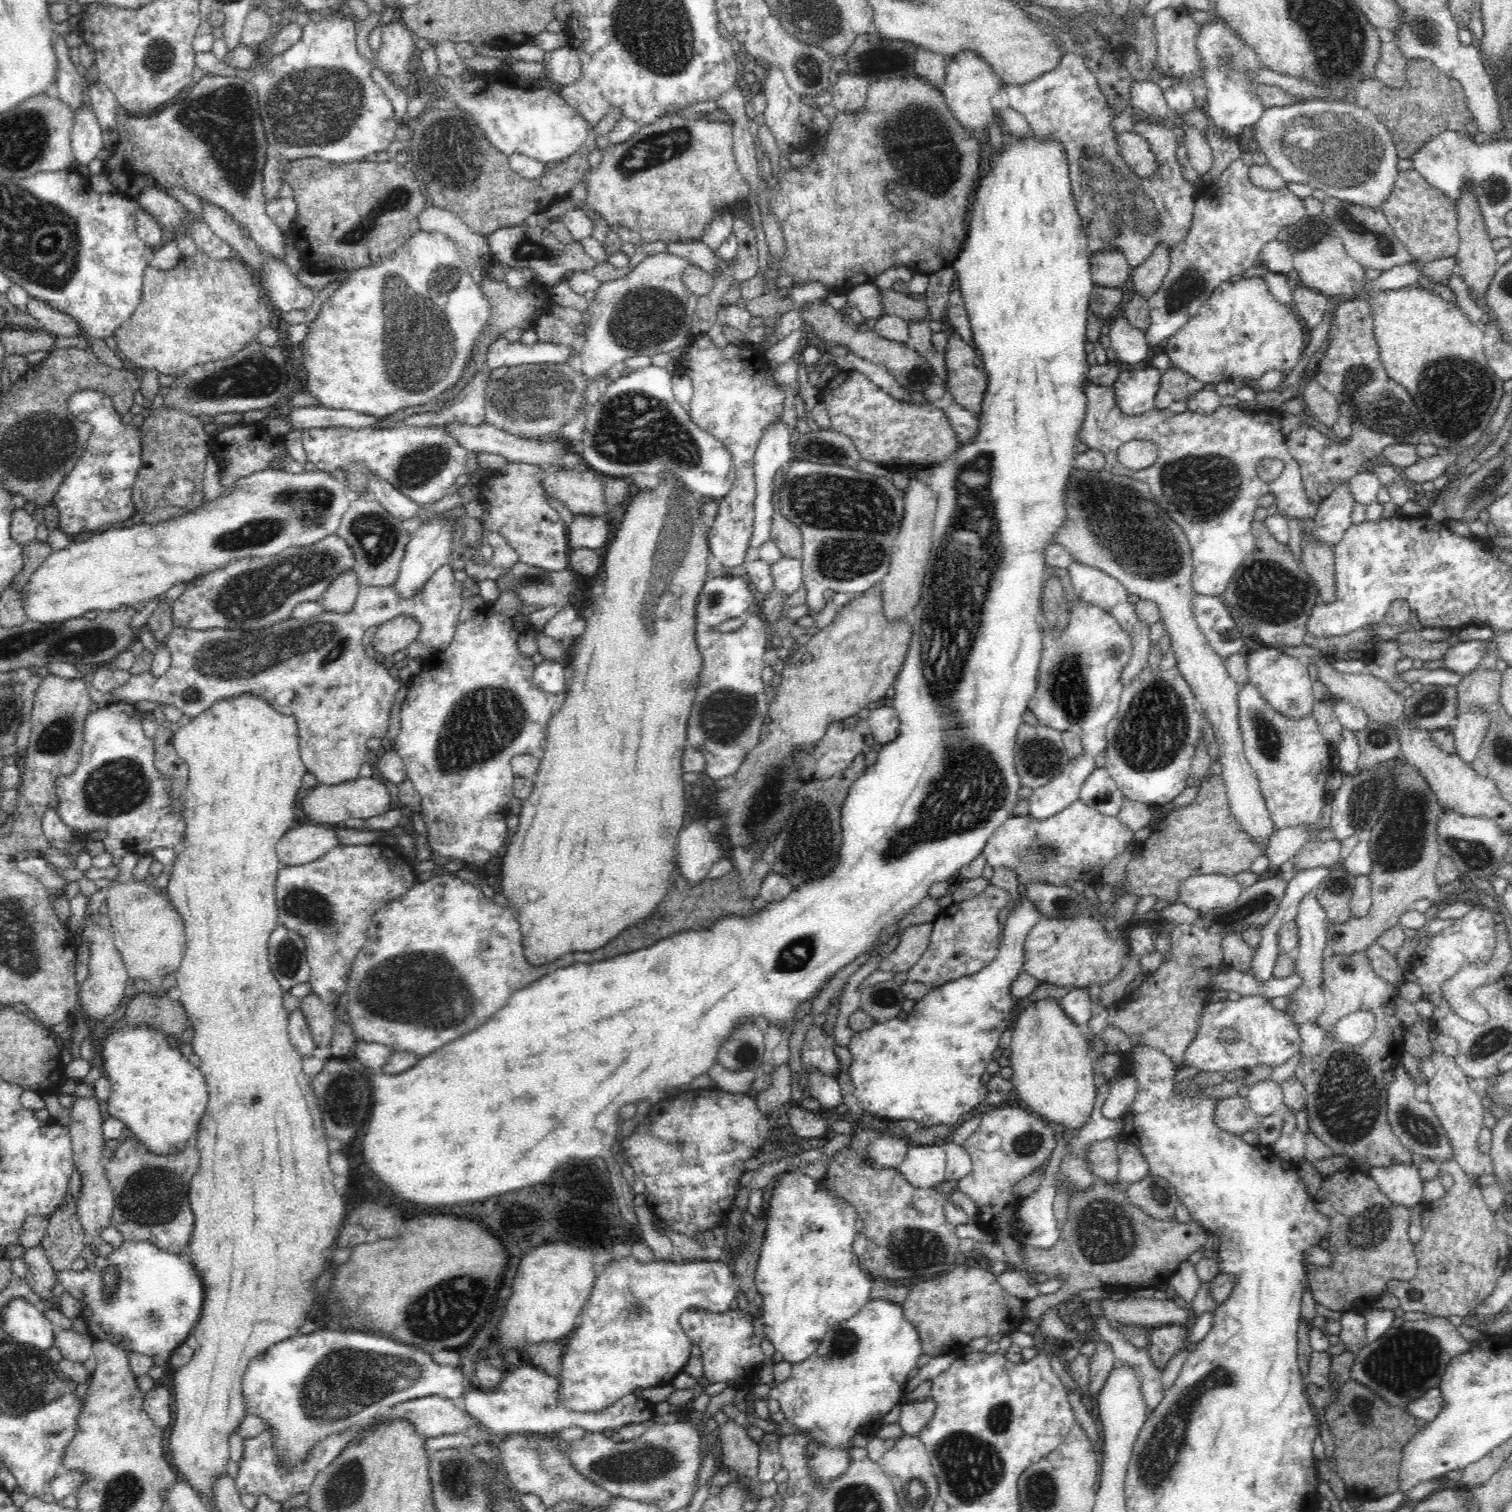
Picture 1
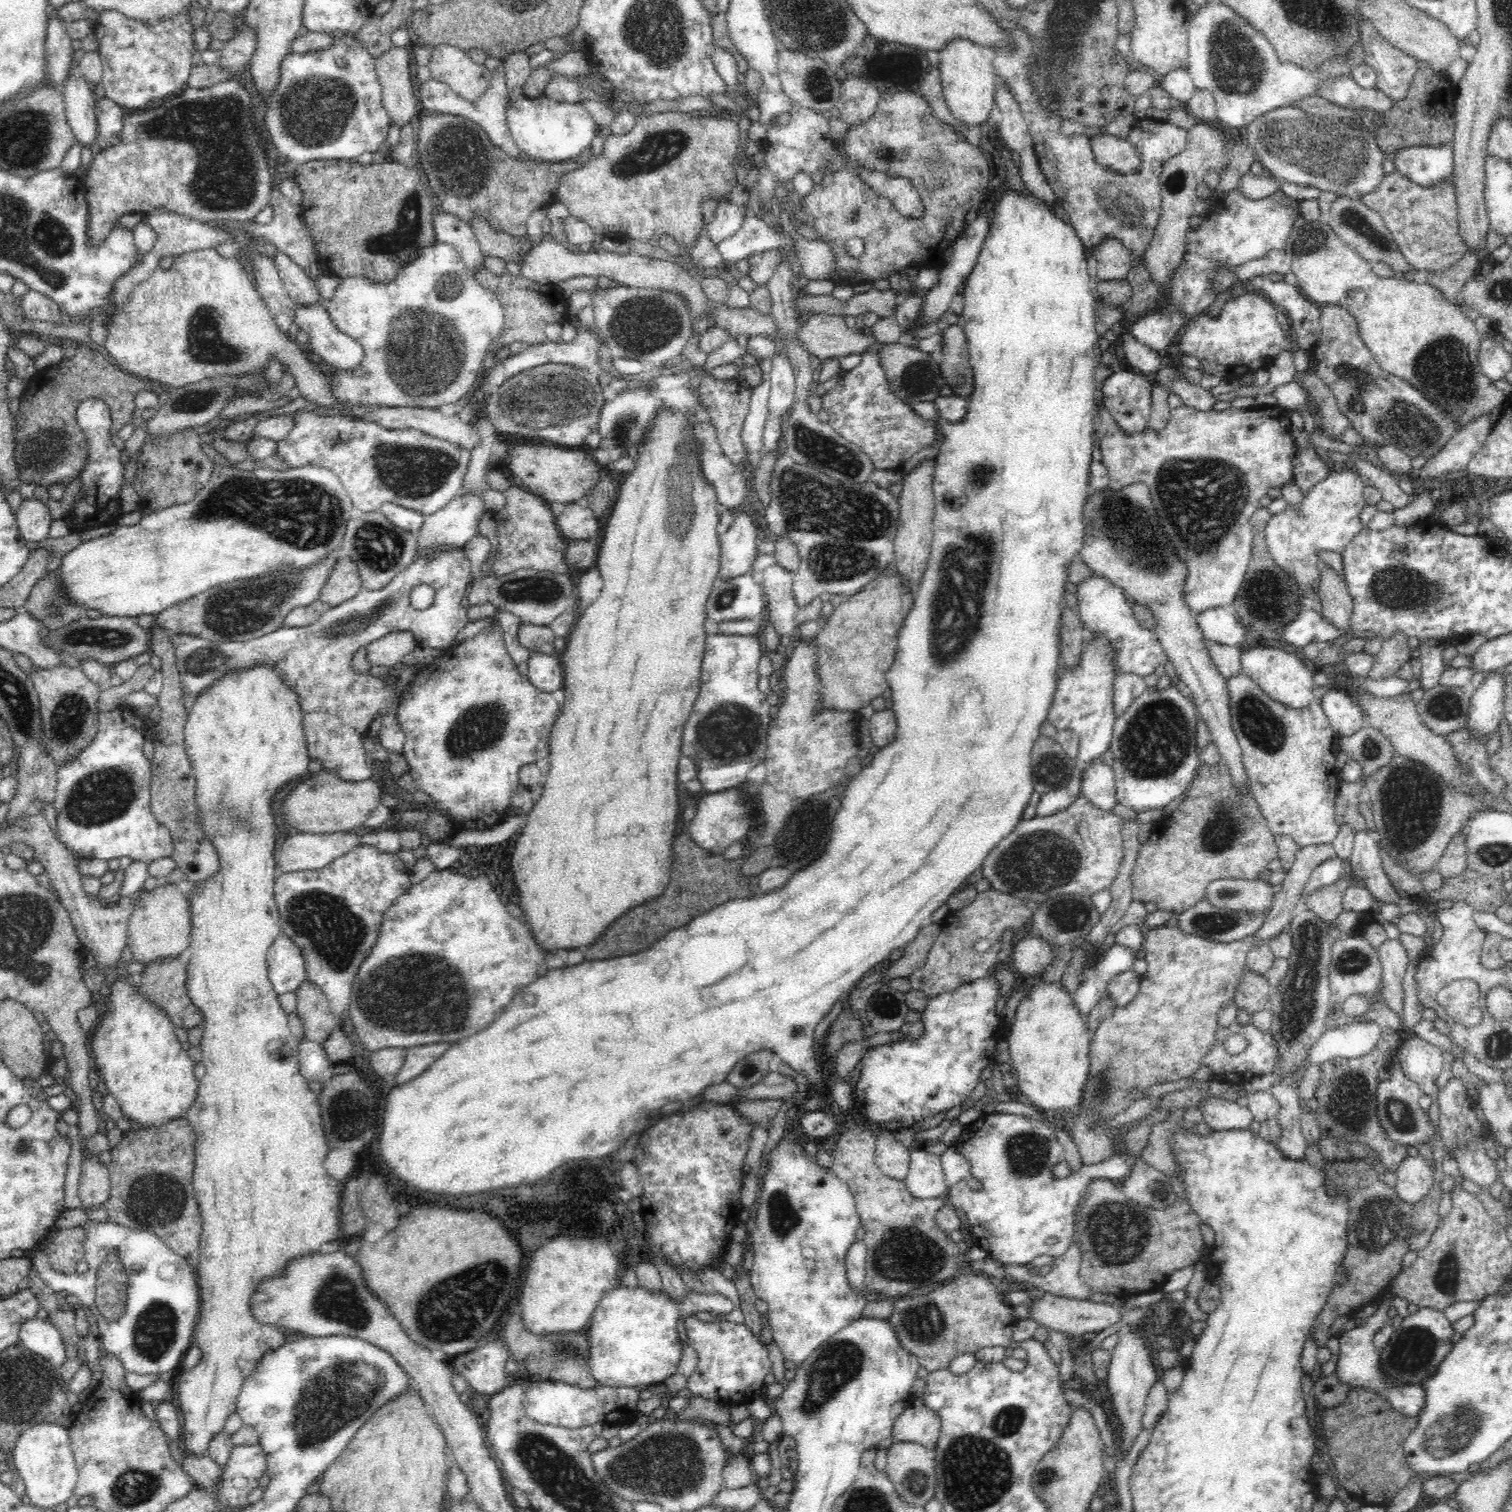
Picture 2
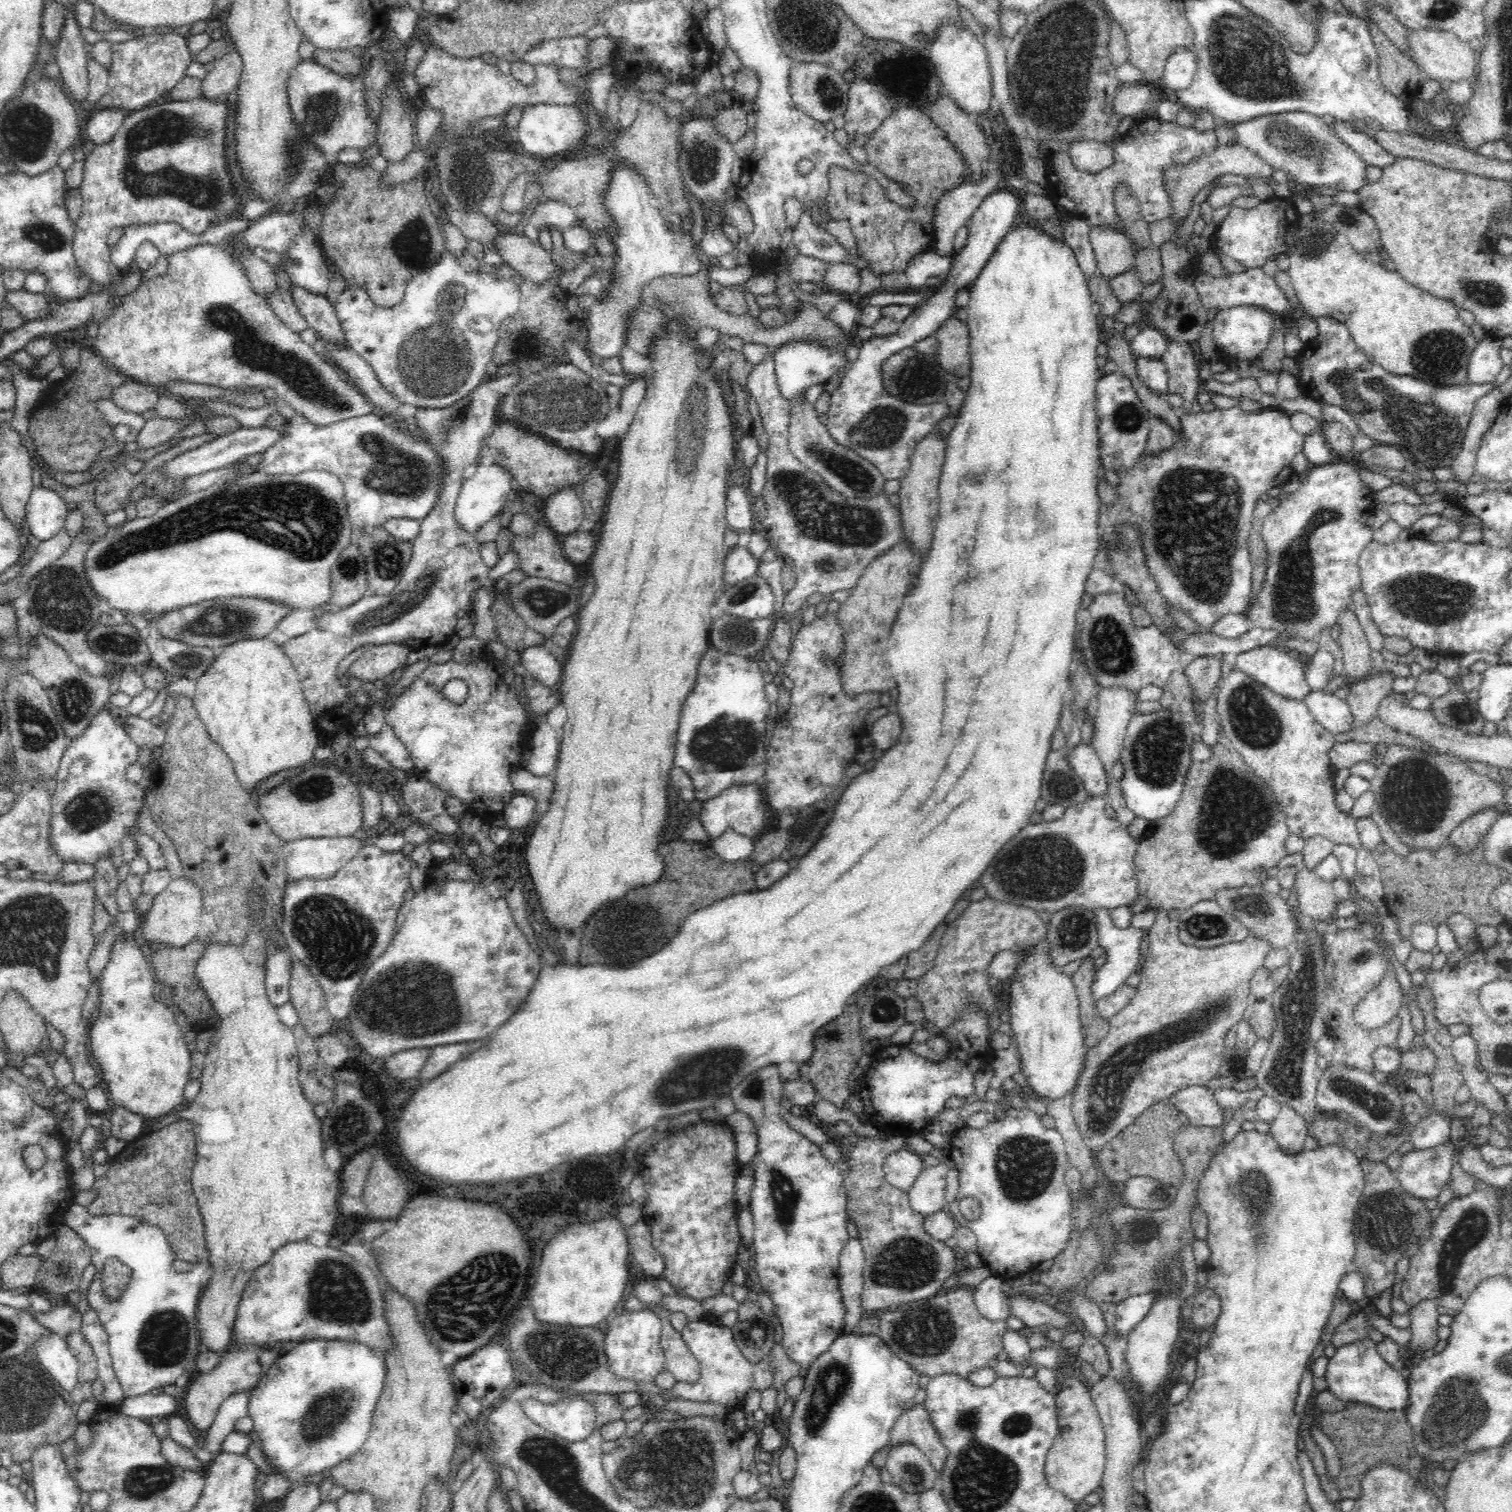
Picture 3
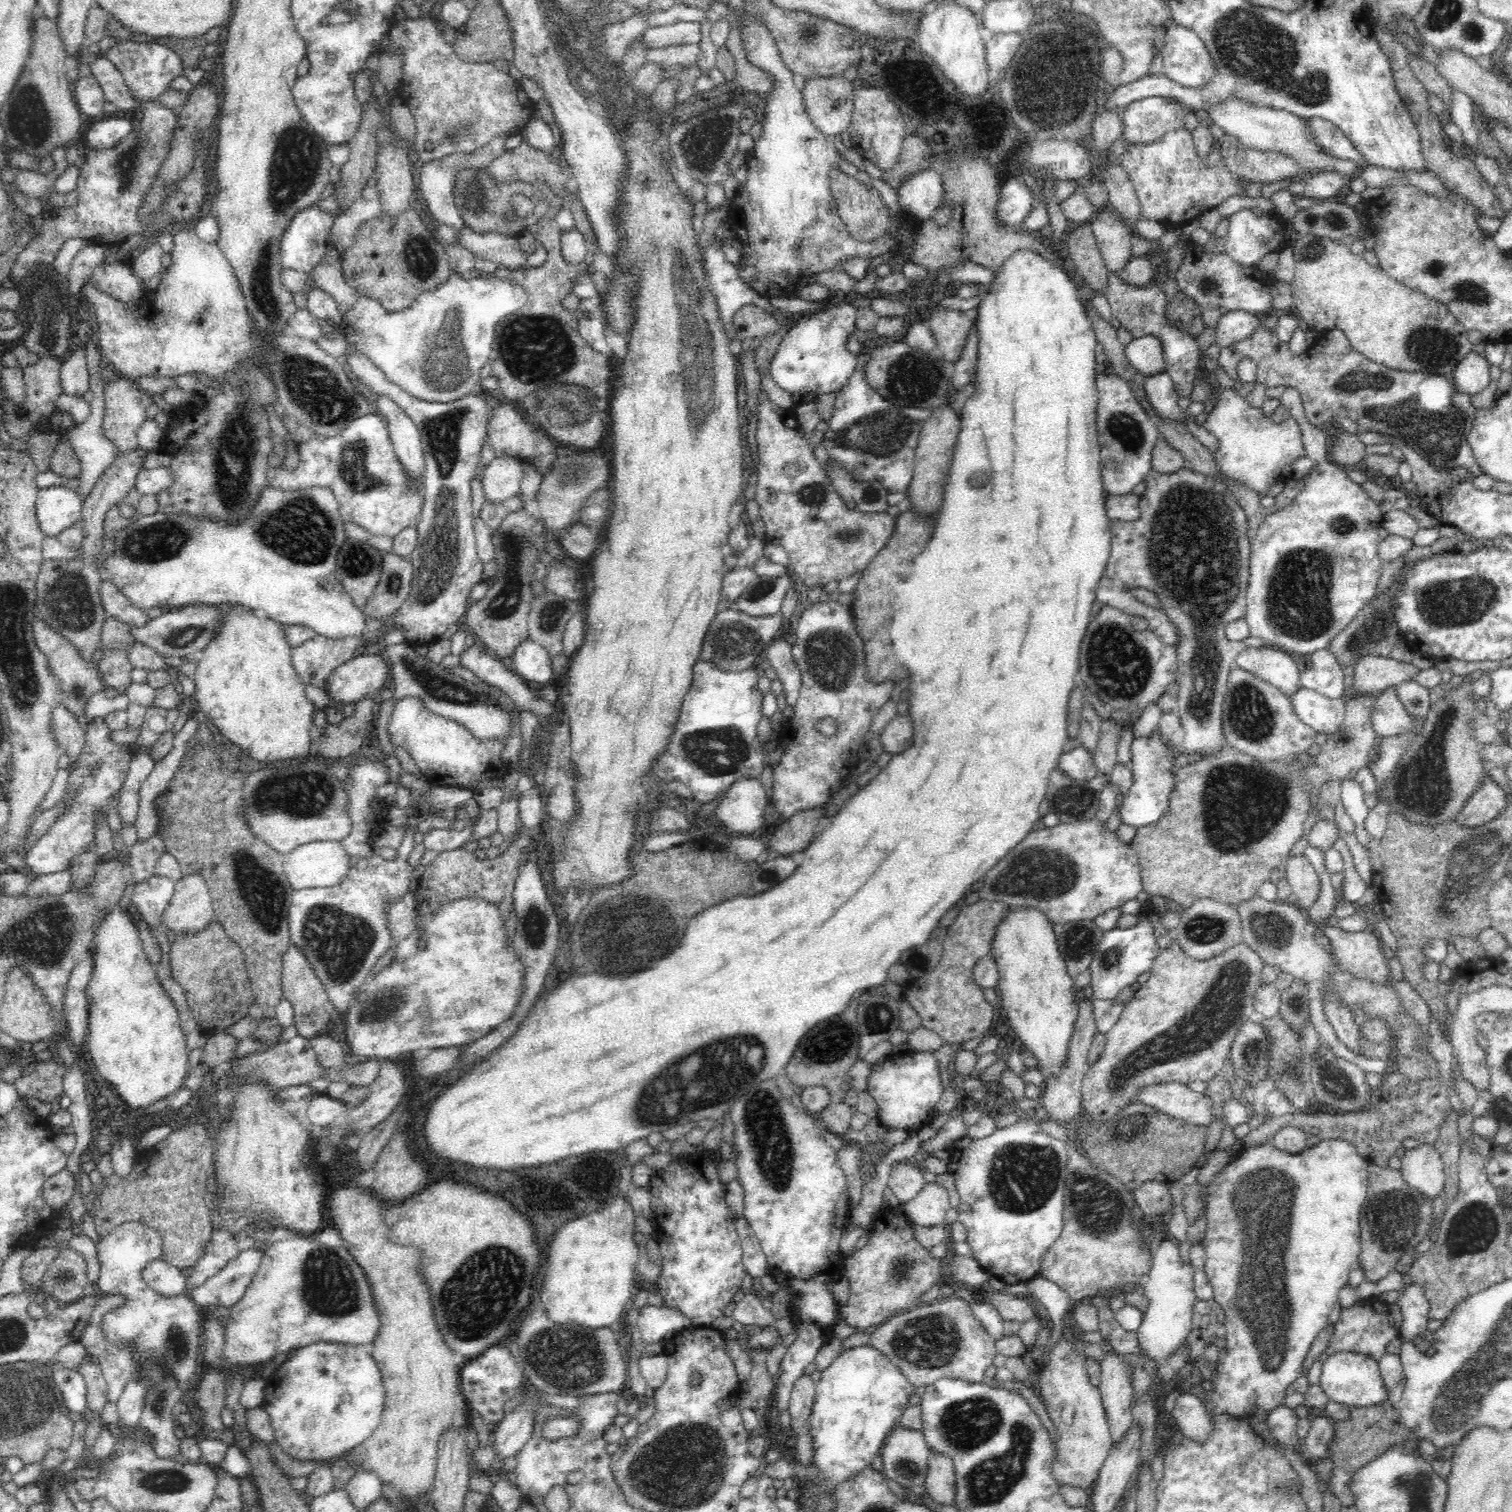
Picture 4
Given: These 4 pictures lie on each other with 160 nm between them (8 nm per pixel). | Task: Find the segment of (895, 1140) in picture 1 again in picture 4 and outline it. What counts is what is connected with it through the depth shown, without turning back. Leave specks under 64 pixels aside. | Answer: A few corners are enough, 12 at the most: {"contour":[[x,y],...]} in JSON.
{"contour":[[905,1160],[892,1164],[888,1187],[901,1204],[926,1183],[923,1171]]}

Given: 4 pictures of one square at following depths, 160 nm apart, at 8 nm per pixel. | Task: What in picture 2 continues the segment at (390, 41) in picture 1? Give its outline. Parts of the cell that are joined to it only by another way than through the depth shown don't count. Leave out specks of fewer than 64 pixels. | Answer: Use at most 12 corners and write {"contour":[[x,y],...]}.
{"contour":[[416,44],[375,59],[391,124],[420,115],[410,71]]}

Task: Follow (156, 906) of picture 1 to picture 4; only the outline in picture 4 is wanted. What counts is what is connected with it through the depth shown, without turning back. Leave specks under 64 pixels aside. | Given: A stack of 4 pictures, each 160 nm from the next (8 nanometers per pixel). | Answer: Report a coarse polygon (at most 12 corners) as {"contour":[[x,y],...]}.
{"contour":[[198,873],[175,881],[160,926],[198,934],[215,921]]}

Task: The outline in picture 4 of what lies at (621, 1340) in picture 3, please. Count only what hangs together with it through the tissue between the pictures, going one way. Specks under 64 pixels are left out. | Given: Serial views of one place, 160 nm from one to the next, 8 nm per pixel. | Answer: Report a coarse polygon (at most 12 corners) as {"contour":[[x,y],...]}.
{"contour":[[665,1304],[643,1306],[637,1325],[646,1342],[667,1340],[684,1330],[685,1315]]}

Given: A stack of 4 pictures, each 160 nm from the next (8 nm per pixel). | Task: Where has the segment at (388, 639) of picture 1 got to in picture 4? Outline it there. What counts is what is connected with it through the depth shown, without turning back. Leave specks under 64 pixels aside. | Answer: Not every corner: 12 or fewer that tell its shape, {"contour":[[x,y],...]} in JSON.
{"contour":[[356,654],[325,690],[354,704],[383,688],[392,669],[382,654]]}

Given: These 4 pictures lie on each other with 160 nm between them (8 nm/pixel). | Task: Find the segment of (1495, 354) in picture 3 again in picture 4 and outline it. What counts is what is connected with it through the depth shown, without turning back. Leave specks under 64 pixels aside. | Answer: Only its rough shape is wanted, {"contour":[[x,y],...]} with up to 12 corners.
{"contour":[[1470,351],[1452,376],[1458,392],[1480,394],[1490,384],[1486,357]]}

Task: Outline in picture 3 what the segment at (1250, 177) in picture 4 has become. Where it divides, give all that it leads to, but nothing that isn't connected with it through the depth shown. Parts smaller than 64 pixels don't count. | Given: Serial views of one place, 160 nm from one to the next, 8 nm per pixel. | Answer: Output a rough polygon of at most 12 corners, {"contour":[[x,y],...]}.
{"contour":[[1220,145],[1164,177],[1182,222],[1194,196],[1216,177],[1269,179],[1276,172],[1253,150]]}

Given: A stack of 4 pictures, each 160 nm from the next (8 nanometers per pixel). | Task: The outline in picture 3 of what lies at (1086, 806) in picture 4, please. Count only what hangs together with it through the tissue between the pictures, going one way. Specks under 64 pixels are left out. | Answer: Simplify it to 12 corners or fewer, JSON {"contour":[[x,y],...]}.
{"contour":[[1064,748],[1048,752],[1041,796],[1064,808],[1090,797]]}

